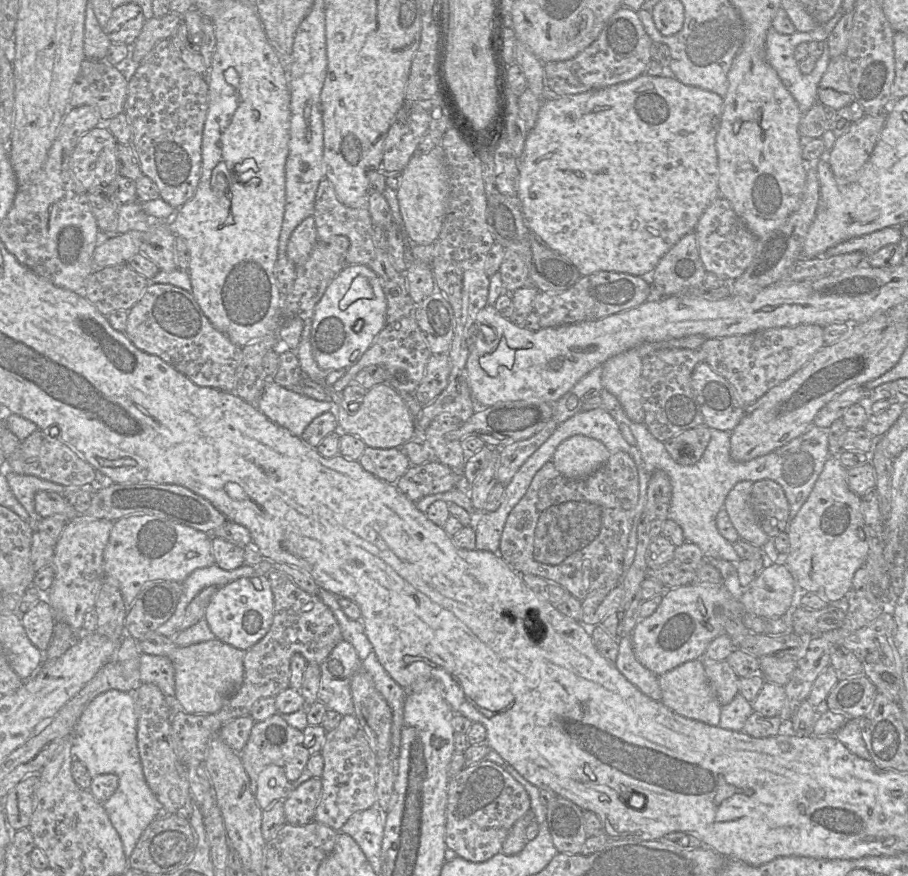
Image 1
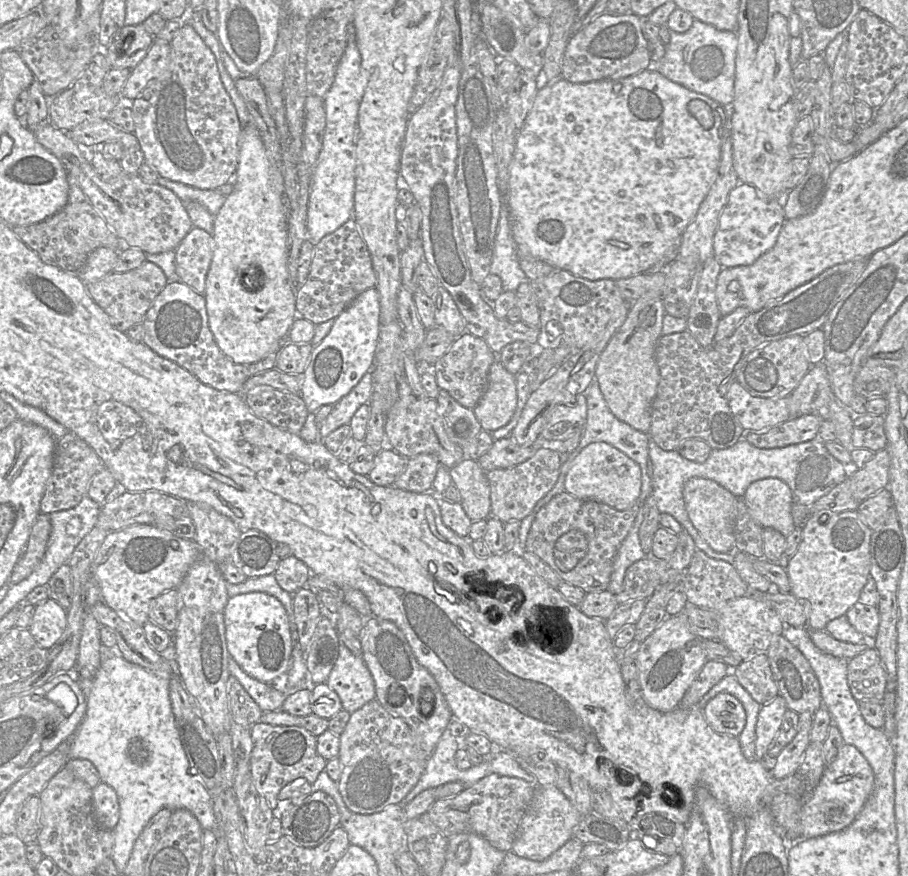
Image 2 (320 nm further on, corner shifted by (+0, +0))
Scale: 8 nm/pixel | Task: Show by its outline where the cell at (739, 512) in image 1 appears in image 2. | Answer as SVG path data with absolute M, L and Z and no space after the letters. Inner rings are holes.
M757 480L748 486L742 498L750 515L763 528L774 528L785 537L796 528L791 515L795 497L783 480Z

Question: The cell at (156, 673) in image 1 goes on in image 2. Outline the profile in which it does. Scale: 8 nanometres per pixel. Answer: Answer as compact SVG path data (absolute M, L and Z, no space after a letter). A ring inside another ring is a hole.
M231 656L229 672L231 676L239 681L263 712L281 710L288 692L282 692L274 688L272 684L266 684L250 676Z

